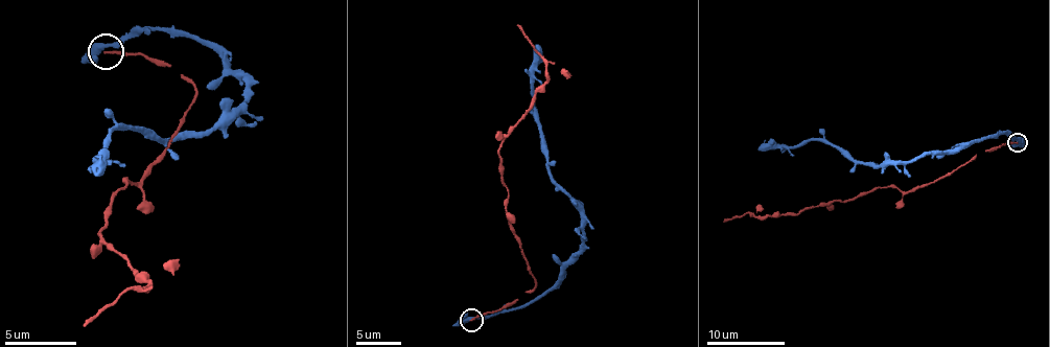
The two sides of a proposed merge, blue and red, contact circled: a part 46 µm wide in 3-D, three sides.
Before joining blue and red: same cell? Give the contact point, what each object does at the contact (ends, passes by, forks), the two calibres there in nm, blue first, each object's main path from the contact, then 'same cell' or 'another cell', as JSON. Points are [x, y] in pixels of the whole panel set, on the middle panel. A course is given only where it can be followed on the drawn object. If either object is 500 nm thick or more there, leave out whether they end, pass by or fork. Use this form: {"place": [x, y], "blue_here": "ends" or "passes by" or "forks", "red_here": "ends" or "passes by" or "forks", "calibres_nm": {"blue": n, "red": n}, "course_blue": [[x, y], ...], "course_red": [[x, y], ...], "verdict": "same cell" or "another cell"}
{"place": [471, 320], "blue_here": "passes by", "red_here": "ends", "calibres_nm": {"blue": 360, "red": 150}, "course_blue": [[470, 319], [526, 307], [538, 300], [582, 243], [583, 213], [547, 167], [534, 110], [534, 51], [540, 45]], "course_red": [[470, 319], [510, 306], [535, 286], [506, 209], [498, 154], [547, 78], [547, 64], [517, 25]], "verdict": "same cell"}

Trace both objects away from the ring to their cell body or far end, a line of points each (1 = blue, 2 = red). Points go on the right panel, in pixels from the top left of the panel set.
1: (1017, 141), (1005, 133), (879, 166), (848, 160), (819, 141), (759, 148)
2: (1017, 141), (974, 156), (906, 191), (884, 186), (796, 213), (766, 217), (745, 212), (724, 221)

